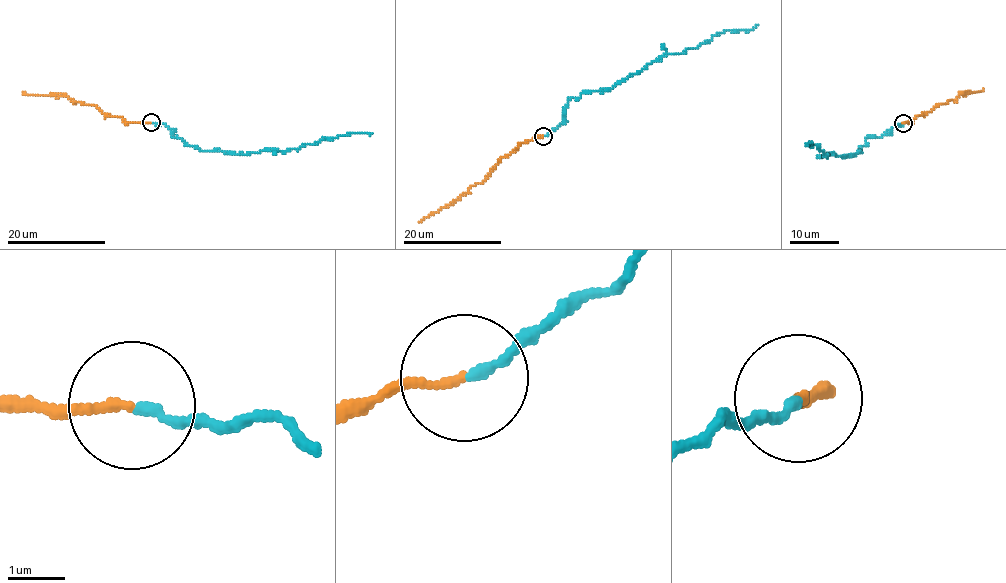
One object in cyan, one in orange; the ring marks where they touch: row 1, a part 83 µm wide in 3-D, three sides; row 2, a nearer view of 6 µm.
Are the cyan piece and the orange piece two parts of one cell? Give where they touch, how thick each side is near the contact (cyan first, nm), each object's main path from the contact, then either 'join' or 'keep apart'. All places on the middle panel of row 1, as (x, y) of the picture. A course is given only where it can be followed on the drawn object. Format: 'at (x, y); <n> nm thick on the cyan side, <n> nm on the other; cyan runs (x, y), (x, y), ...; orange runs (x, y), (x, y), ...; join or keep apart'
at (543, 136); 180 nm thick on the cyan side, 130 nm on the other; cyan runs (543, 136), (563, 120), (571, 98), (613, 87), (667, 54), (697, 47), (724, 30), (751, 30), (757, 25); orange runs (543, 136), (522, 142), (501, 158), (482, 183), (475, 184), (419, 222); keep apart

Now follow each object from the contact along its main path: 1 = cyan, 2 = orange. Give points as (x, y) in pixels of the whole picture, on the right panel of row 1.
1: (903, 124), (880, 136), (866, 138), (859, 153), (844, 157), (824, 155), (816, 145), (806, 142)
2: (903, 122), (956, 99), (961, 92), (984, 89)

